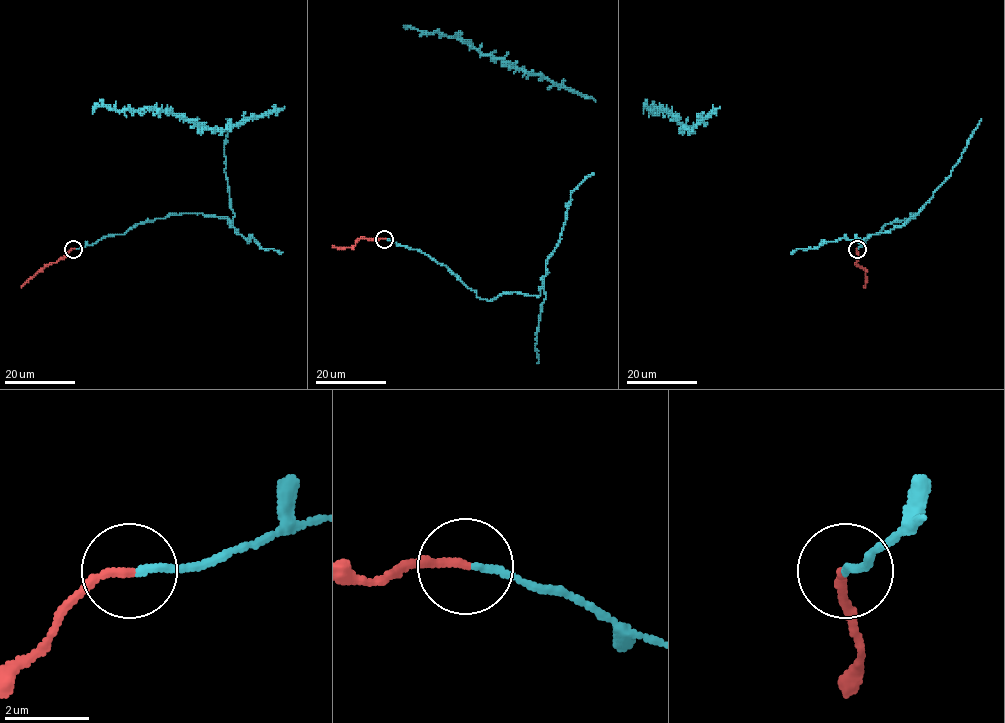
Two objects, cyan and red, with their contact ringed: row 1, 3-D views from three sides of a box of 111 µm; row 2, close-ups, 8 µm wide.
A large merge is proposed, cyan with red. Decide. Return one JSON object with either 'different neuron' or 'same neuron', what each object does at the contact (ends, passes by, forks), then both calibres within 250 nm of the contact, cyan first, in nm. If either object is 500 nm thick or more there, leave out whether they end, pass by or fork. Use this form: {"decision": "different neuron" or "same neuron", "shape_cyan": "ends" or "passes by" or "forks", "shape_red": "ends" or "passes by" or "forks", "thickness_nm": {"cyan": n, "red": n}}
{"decision": "different neuron", "shape_cyan": "ends", "shape_red": "ends", "thickness_nm": {"cyan": 160, "red": 200}}

